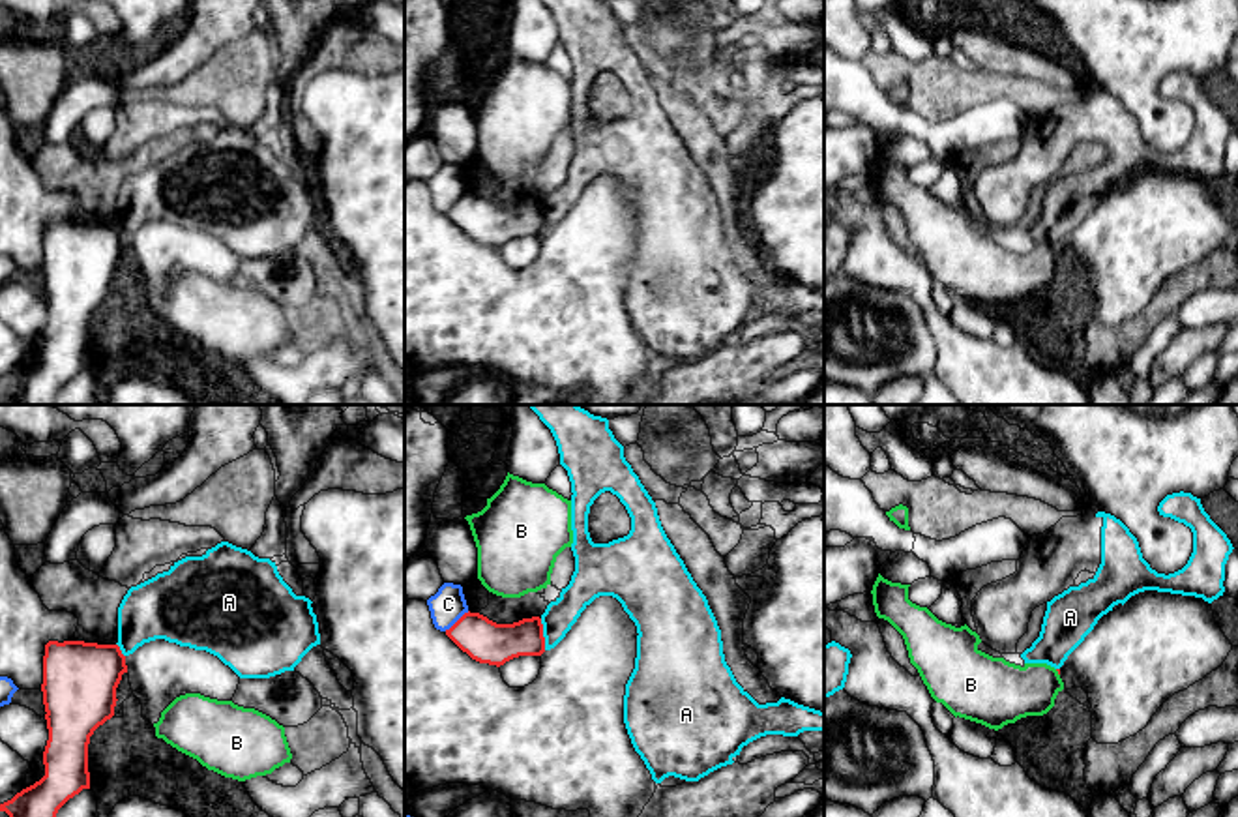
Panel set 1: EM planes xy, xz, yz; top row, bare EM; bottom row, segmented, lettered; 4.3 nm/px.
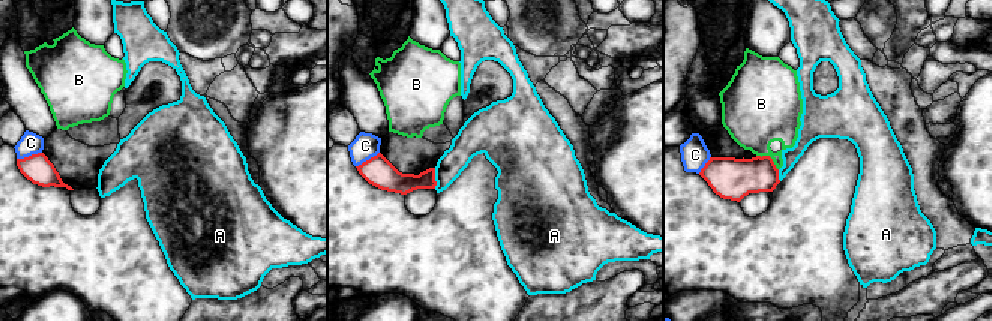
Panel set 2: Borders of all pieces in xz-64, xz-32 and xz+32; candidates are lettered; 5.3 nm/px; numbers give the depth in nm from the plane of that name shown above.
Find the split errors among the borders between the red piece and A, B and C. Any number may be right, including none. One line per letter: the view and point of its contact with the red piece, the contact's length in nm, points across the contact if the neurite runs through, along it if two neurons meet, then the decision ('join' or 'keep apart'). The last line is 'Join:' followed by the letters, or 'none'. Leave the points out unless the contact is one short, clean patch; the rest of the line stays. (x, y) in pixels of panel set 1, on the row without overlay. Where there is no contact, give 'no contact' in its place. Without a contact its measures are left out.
A: xz (542, 214) | 140 nm | along xz (540, 199), (545, 229) | keep apart
B: yz (1059, 253) | 40 nm | along yz (1055, 250), (1059, 255) | keep apart
C: xz (457, 201) | 140 nm | keep apart
Join: none

